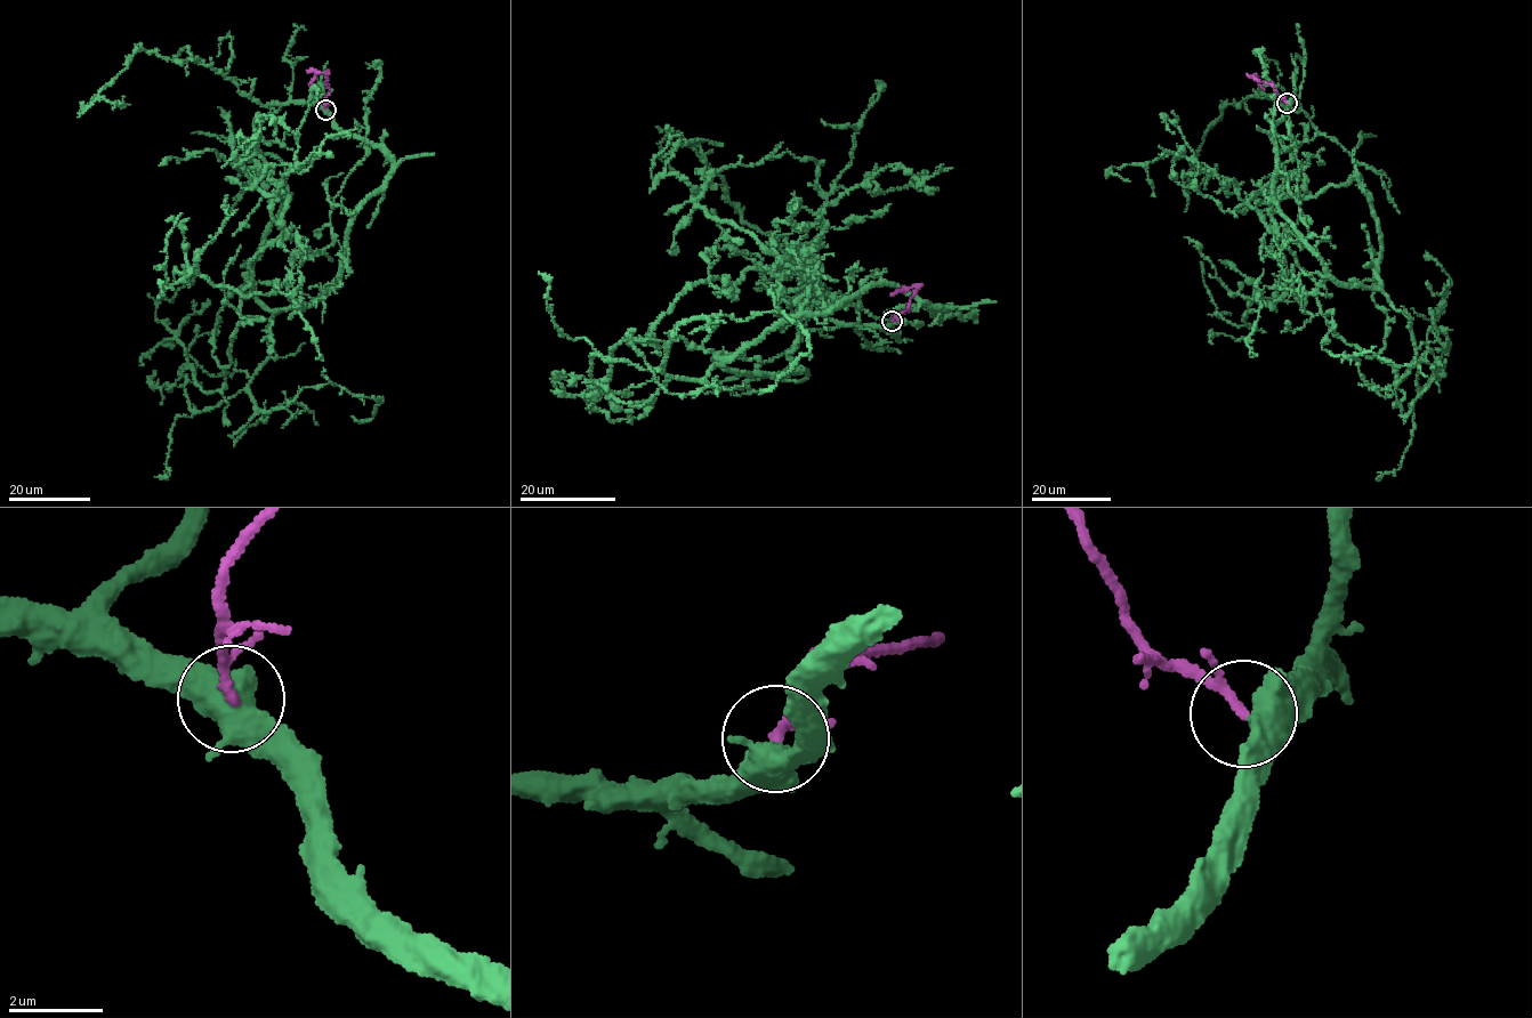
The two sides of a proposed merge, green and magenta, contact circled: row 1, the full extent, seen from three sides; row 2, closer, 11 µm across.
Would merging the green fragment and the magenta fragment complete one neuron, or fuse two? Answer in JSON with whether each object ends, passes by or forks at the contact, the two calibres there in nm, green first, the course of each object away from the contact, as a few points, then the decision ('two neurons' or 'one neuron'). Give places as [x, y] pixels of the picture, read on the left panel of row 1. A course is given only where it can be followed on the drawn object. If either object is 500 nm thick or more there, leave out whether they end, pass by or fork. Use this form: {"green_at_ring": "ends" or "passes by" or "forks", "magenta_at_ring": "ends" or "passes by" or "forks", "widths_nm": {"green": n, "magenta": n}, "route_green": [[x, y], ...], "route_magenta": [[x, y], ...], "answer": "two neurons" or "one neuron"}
{"widths_nm": {"green": 550, "magenta": 150}, "route_green": [[325, 111], [393, 174], [320, 298], [269, 310], [248, 284], [227, 298], [211, 392], [155, 317], [194, 265]], "route_magenta": [[325, 110], [329, 91], [327, 74], [316, 73], [309, 86]], "answer": "one neuron"}

